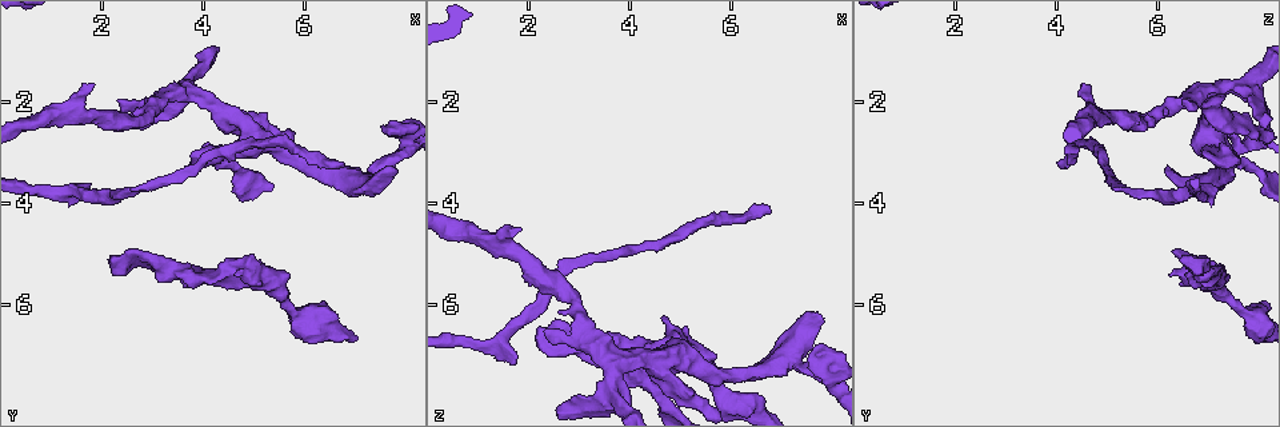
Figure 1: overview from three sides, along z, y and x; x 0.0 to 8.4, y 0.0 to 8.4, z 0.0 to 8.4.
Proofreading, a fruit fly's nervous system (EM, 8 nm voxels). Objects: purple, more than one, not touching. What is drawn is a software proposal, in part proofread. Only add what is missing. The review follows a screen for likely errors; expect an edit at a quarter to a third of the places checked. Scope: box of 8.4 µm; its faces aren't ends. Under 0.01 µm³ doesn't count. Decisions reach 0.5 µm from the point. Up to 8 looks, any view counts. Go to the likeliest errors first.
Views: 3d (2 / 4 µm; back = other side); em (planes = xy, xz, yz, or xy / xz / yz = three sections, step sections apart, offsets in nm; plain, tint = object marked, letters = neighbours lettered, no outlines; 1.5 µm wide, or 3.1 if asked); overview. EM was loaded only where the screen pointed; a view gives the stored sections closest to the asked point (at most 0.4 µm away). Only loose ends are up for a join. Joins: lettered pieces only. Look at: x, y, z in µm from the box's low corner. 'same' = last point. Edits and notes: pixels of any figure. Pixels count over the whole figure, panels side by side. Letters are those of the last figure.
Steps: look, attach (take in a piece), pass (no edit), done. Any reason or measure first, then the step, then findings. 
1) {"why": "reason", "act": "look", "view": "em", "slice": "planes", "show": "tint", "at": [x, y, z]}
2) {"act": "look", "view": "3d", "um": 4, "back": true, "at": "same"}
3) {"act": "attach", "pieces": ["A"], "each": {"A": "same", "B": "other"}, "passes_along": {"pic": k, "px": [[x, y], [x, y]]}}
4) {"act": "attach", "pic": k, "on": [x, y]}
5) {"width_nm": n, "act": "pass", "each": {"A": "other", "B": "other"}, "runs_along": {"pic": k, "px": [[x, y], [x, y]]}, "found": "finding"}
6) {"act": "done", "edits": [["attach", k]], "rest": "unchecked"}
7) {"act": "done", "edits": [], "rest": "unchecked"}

{"why": "an open end", "act": "look", "view": "em", "slice": "xy", "step": 8, "show": "letters", "at": [6.75, 3.25, 4.20]}

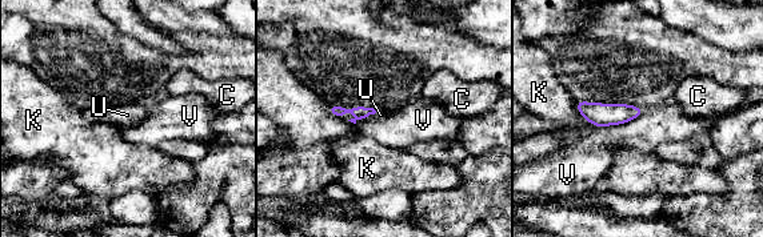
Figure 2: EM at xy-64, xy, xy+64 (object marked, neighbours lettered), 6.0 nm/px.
{"act": "attach", "pieces": ["U"], "each": {"C": "other", "K": "other", "U": "same", "V": "other"}, "passes_along": {"pic": 2, "px": [[360, 112], [366, 116], [380, 115]]}, "found": "it goes on there"}

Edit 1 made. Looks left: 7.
{"act": "look", "view": "em", "slice": "planes", "show": "letters", "at": [7.75, 3.30, 6.25]}

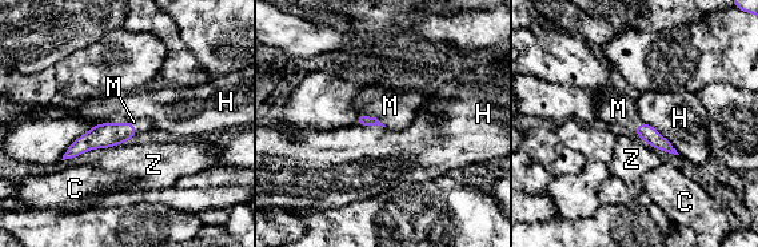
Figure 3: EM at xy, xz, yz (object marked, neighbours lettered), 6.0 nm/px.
{"act": "attach", "pieces": ["M"], "each": {"C": "other", "H": "other", "M": "same", "Z": "other"}, "passes_along": {"pic": 3, "px": [[362, 119], [375, 118], [390, 106]]}, "found": "it goes on there"}

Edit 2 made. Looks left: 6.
{"why": "an open end", "act": "look", "view": "3d", "um": 2, "at": [5.10, 5.60, 6.50]}

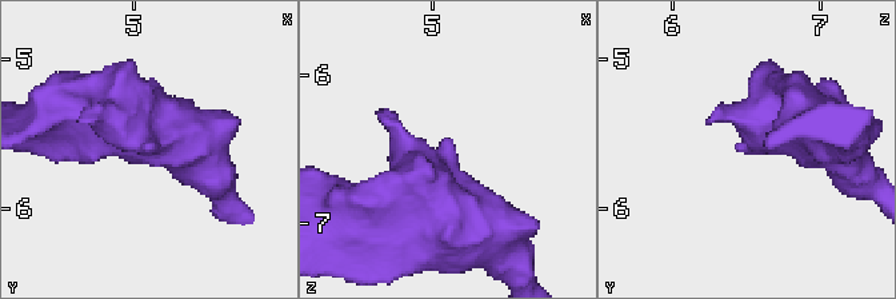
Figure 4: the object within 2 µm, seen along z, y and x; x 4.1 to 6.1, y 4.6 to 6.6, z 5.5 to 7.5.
{"act": "look", "view": "em", "slice": "planes", "show": "tint", "at": [5.10, 5.54, 6.44]}

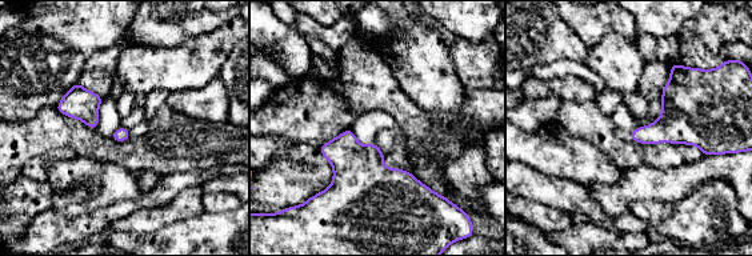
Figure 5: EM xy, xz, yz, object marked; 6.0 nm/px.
{"act": "look", "view": "em", "slice": "planes", "show": "letters", "at": "same"}

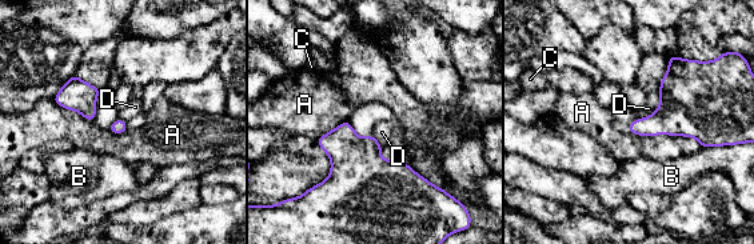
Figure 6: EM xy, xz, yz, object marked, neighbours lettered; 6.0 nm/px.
{"longest_contact_nm": ["A", 460], "act": "pass", "each": {"A": "other", "B": "other", "C": "other", "D": "other"}, "border": {"pic": 6, "px": [[659, 103], [651, 114], [638, 119]]}, "found": "none of them fits"}

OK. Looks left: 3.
{"act": "done", "edits": [["attach", 2], ["attach", 3]], "rest": "unchecked"}

